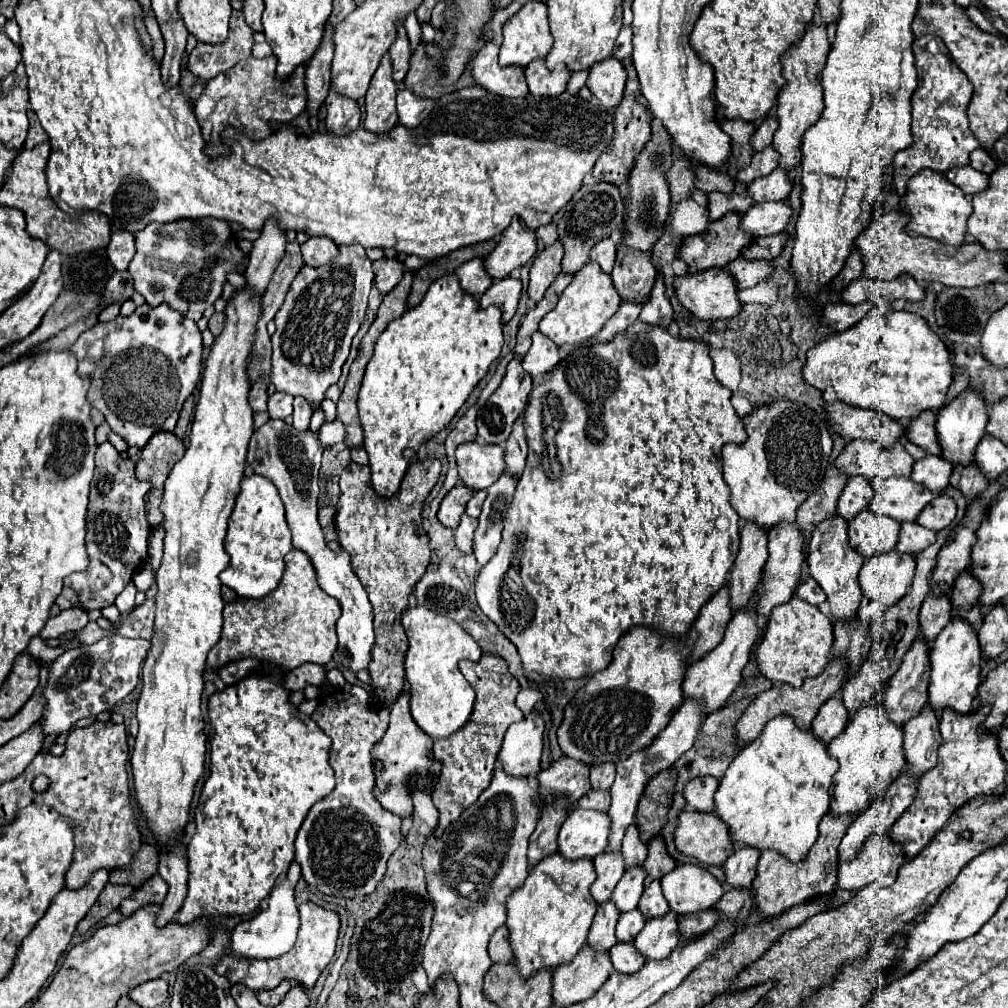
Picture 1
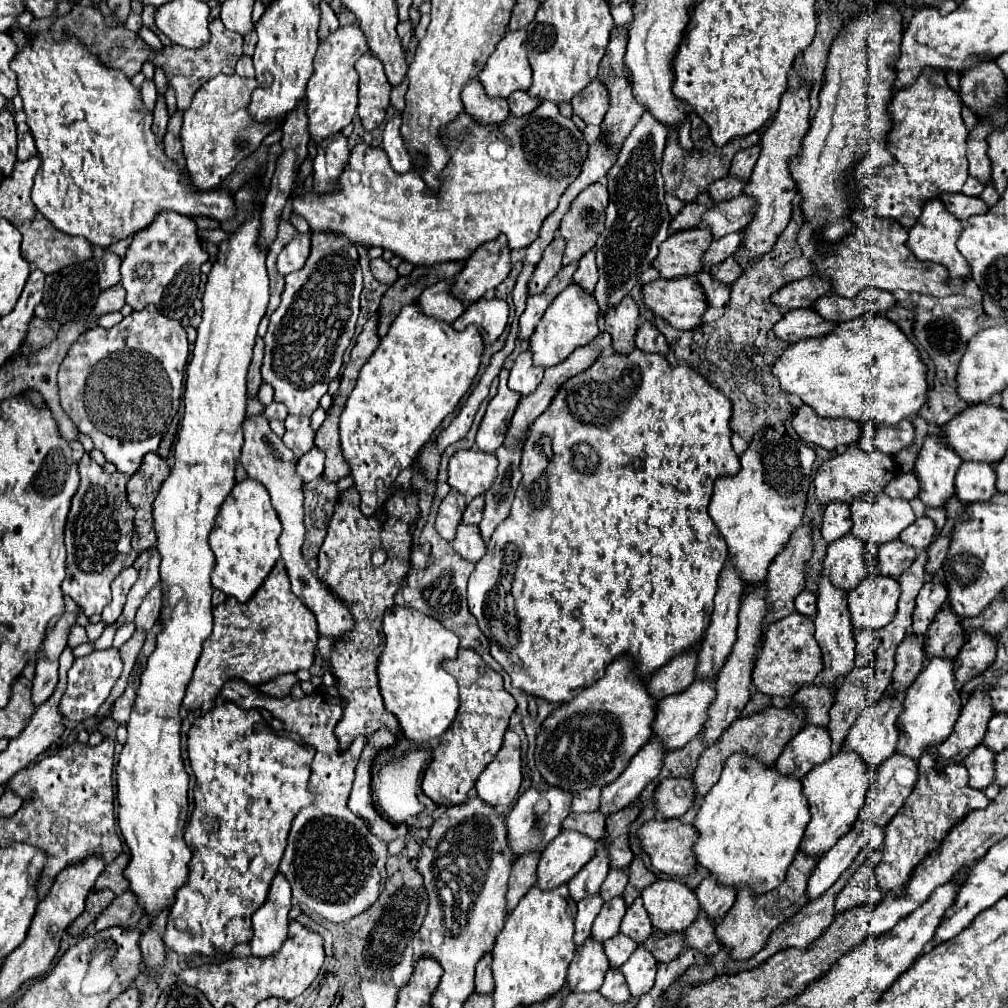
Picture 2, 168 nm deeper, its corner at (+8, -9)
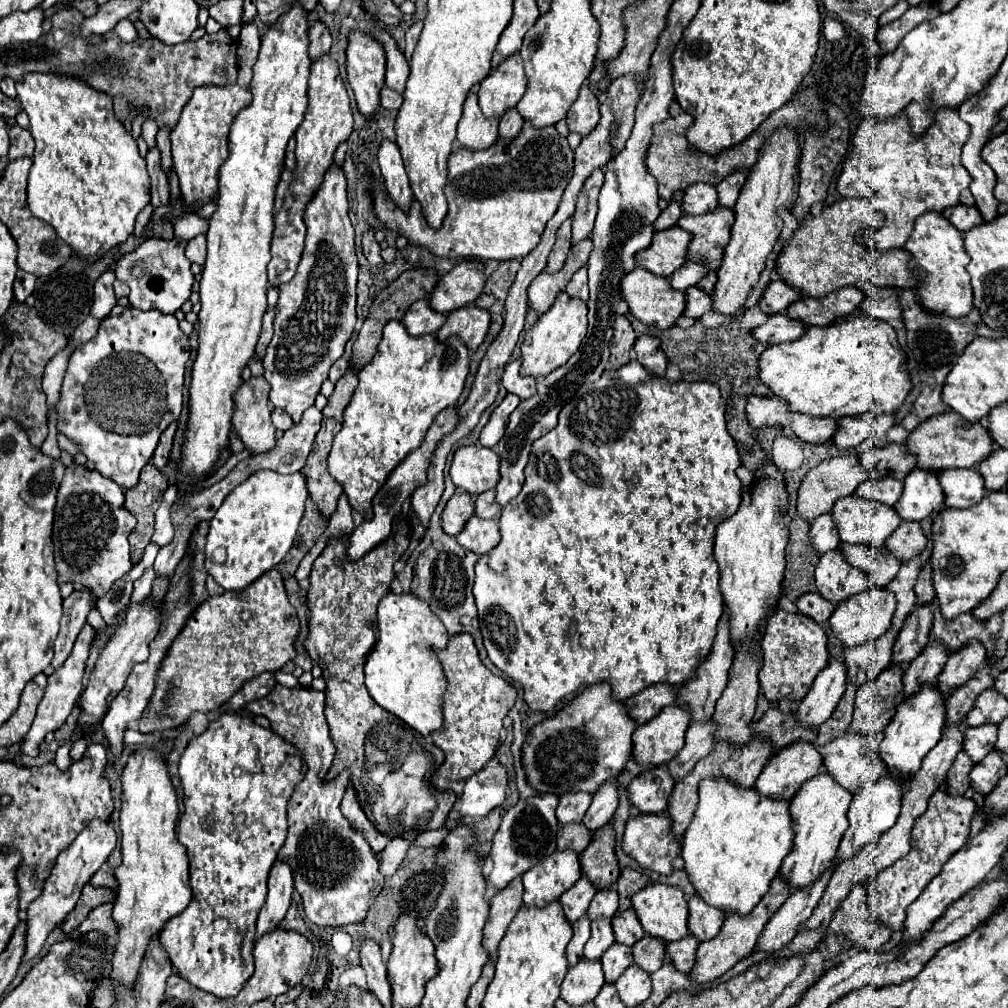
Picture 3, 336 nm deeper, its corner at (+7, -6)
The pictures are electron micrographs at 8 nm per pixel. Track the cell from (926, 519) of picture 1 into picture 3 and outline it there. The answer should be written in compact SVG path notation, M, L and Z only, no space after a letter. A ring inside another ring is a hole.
M902 523L890 537L888 543L884 545L896 559L902 563L920 555L922 549L926 547L928 539L920 527L920 523Z

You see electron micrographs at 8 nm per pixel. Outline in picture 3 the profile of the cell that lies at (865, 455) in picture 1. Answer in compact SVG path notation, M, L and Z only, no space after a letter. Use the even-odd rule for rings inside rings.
M842 455L842 457L826 459L814 469L810 469L806 477L802 479L802 485L798 489L796 511L800 513L804 521L814 521L818 515L830 513L836 499L852 495L858 489L858 485L862 485L866 479L868 479L868 471L860 465L860 459L856 455Z

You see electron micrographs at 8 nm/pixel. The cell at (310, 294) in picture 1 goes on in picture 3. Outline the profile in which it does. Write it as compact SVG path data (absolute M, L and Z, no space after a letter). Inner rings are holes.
M330 167L316 197L304 215L308 233L302 261L294 279L280 285L274 337L264 361L264 379L272 385L270 403L284 409L294 423L314 405L328 369L342 357L346 341L356 325L356 277L358 259L354 251L354 227L348 219L346 177L340 167Z

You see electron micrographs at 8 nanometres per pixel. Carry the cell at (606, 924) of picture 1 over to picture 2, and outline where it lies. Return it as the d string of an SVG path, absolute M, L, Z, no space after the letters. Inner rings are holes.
M589 936L575 952L567 972L567 984L573 992L595 992L601 988L607 970L609 962L603 946L599 946L599 942L591 942Z

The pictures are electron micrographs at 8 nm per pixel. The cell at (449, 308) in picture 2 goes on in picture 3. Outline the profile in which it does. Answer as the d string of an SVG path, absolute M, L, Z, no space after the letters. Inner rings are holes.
M420 299L416 301L408 313L404 315L402 323L404 327L408 329L410 335L414 337L420 337L420 335L432 335L440 329L440 325L444 325L446 317L442 313L436 313L426 299Z

